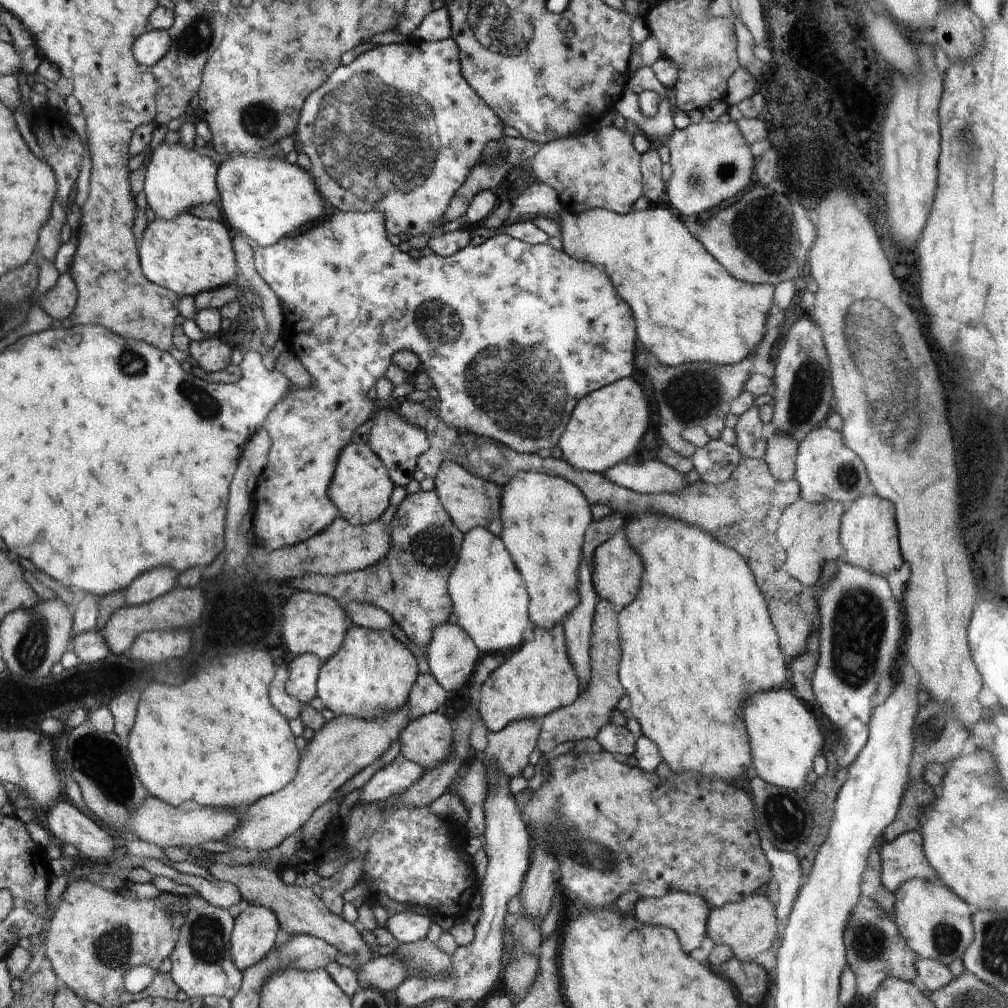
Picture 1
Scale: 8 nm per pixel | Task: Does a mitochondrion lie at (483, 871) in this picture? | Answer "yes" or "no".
no

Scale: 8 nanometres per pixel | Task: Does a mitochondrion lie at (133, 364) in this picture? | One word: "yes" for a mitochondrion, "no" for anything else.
yes

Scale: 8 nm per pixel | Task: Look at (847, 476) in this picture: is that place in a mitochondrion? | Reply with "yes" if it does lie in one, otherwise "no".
yes

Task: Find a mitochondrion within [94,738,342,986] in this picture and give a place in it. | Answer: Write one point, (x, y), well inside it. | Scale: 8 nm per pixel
(206, 942)

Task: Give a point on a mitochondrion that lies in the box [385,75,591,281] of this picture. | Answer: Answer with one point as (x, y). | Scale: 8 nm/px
(498, 159)

